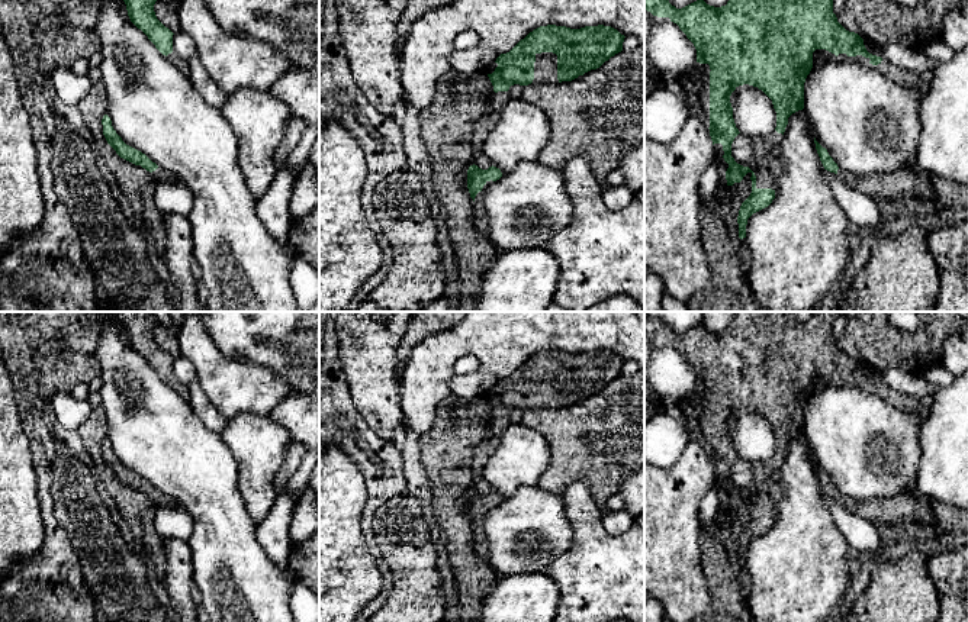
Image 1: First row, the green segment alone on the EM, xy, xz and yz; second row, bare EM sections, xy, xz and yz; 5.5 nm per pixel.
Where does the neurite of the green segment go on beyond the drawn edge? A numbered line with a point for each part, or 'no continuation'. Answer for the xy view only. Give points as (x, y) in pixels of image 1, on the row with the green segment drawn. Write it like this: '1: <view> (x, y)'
1: xy (160, 174)

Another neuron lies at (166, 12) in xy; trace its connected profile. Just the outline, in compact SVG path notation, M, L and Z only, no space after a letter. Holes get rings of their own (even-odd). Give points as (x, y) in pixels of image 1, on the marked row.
M157 0L154 4L154 12L157 19L173 33L177 33L180 30L177 6L179 6L179 0L173 0L173 1Z

